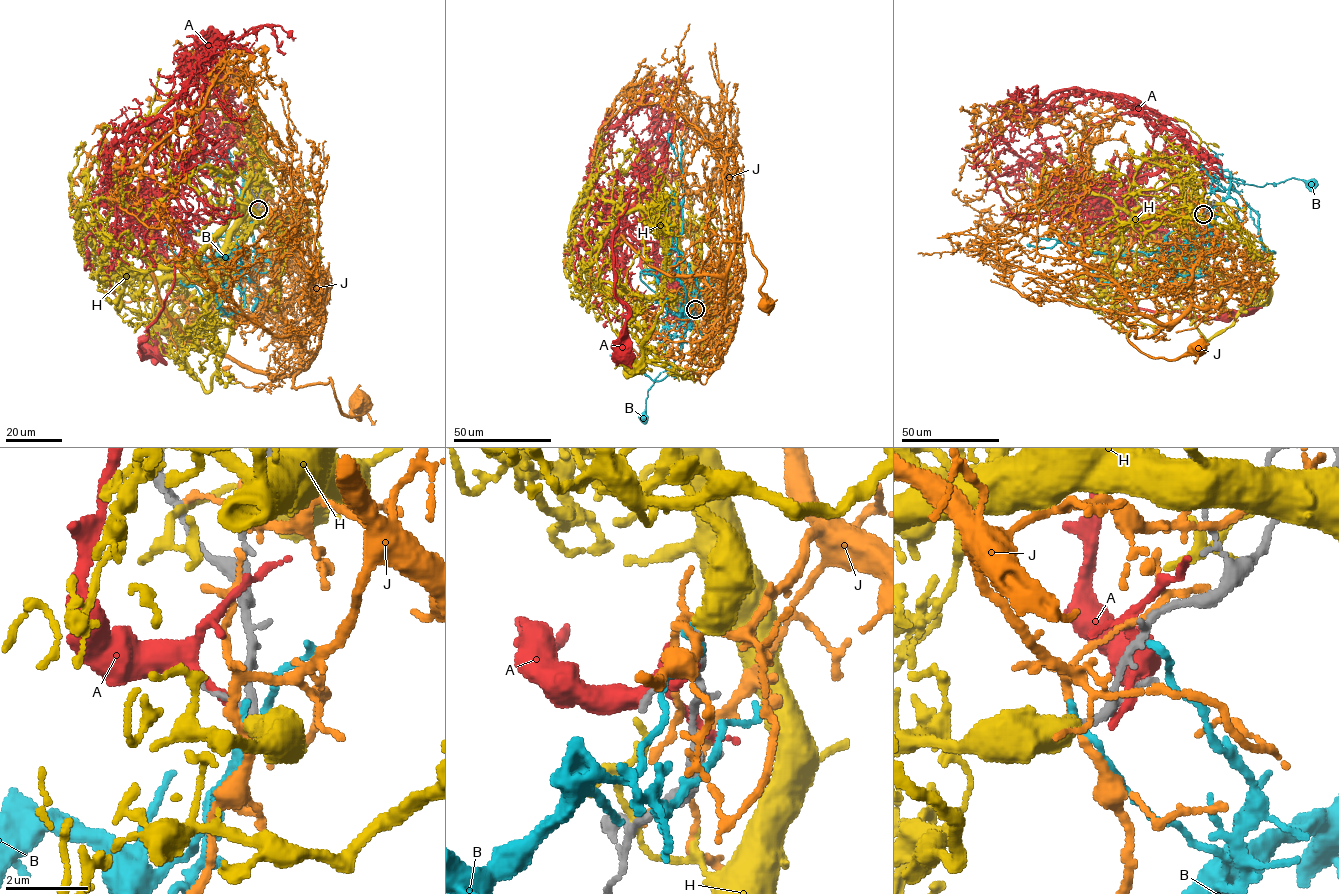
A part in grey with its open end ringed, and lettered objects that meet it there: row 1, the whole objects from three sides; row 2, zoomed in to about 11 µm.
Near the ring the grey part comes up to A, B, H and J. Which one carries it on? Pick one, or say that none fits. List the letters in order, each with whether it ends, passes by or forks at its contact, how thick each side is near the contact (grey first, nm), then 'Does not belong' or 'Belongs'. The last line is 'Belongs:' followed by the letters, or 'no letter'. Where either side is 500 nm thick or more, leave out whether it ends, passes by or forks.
A: It ends there. Thickness 120 nm (grey) against 280 nm. Does not belong
B: It ends there. Thickness 140 nm (grey) against 180 nm. Does not belong
H: Thickness 140 nm (grey) against 550 nm. Does not belong
J: It passes by. Thickness 140 nm (grey) against 240 nm. Does not belong
Belongs: no letter

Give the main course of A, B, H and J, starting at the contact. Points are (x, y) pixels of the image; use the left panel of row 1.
A: (256, 207), (243, 140), (213, 128), (175, 181), (185, 239), (139, 346), (161, 359), (152, 342)
B: (258, 210), (253, 219), (243, 213), (238, 161), (219, 170), (188, 158), (187, 167)
H: (258, 210), (242, 221), (208, 272), (230, 320), (212, 387), (203, 387), (181, 342), (161, 323)
J: (258, 210), (277, 205), (287, 252), (325, 289), (293, 387), (330, 378), (339, 408), (359, 419), (360, 402)

